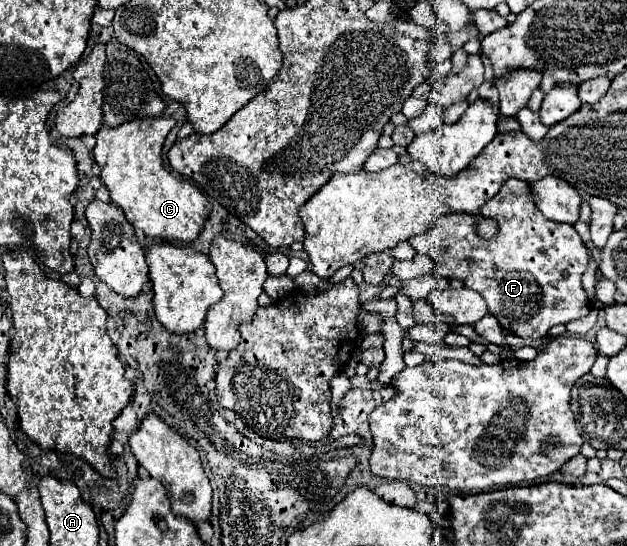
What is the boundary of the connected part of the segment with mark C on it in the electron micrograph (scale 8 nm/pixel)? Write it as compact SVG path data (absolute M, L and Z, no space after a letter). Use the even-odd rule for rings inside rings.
M164 115L126 121L118 127L102 125L96 133L94 159L112 203L124 211L126 219L136 229L150 239L190 243L198 237L210 213L210 201L192 183L184 183L184 179L172 175L164 167L162 145L174 125L176 119Z

